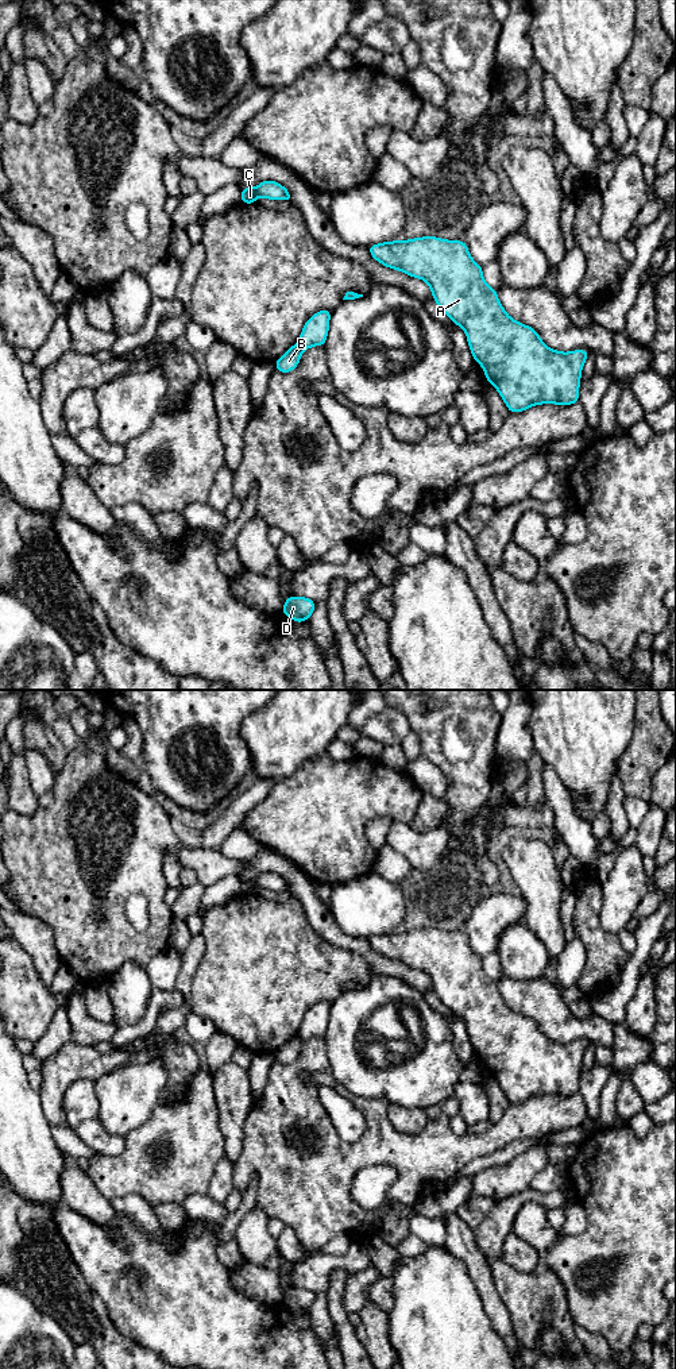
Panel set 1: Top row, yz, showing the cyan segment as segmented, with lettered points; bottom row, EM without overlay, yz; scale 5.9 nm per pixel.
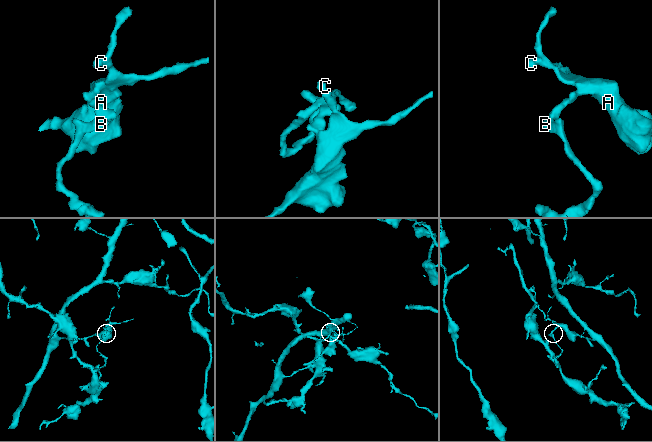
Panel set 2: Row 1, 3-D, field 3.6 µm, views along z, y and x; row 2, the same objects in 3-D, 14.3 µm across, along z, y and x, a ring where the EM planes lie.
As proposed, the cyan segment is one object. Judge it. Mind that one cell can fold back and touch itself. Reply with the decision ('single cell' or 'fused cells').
fused cells

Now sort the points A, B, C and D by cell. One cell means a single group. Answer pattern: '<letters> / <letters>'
A C / B D

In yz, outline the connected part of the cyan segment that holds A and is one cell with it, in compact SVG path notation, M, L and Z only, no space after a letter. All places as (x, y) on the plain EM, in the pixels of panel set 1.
M424 928L394 932L368 938L371 948L386 959L424 971L441 1002L461 1018L474 1050L484 1061L510 1104L524 1103L533 1096L579 1094L582 1060L588 1049L584 1041L561 1044L542 1034L534 1019L511 1010L501 996L497 980L490 979L482 957L470 946L463 932Z

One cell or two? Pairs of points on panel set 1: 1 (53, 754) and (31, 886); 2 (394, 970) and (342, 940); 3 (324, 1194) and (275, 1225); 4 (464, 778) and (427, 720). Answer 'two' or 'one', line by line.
1: two
2: one
3: two
4: one

